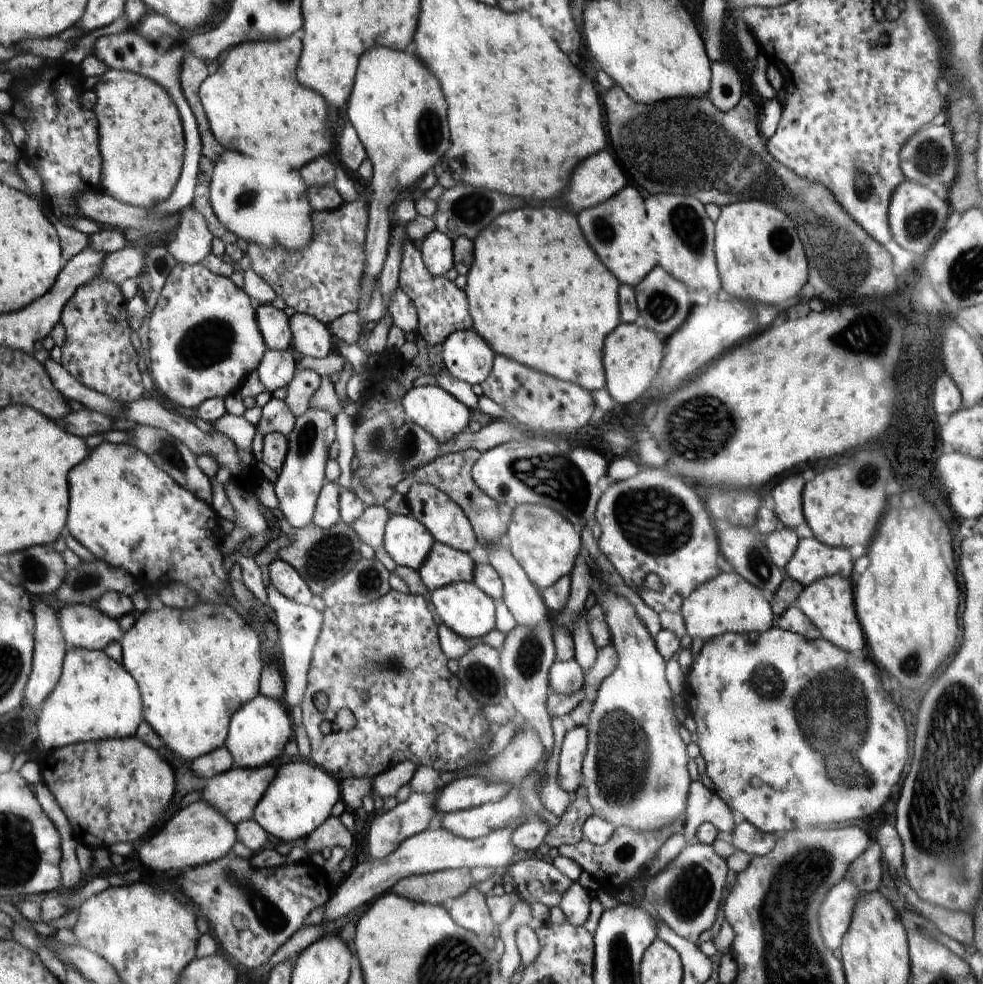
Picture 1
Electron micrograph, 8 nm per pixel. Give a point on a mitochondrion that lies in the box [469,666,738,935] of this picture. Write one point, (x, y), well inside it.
(623, 758)

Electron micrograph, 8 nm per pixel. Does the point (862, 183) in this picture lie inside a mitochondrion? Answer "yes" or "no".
yes

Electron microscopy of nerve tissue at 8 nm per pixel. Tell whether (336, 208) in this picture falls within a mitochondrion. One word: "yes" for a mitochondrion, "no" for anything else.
no

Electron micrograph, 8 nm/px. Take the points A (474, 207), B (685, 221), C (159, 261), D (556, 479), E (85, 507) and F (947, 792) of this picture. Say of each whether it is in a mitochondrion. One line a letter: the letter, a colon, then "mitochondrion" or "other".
A: mitochondrion
B: mitochondrion
C: mitochondrion
D: mitochondrion
E: other
F: mitochondrion

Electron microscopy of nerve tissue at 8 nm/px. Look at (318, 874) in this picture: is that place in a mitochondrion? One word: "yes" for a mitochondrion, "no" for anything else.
no

